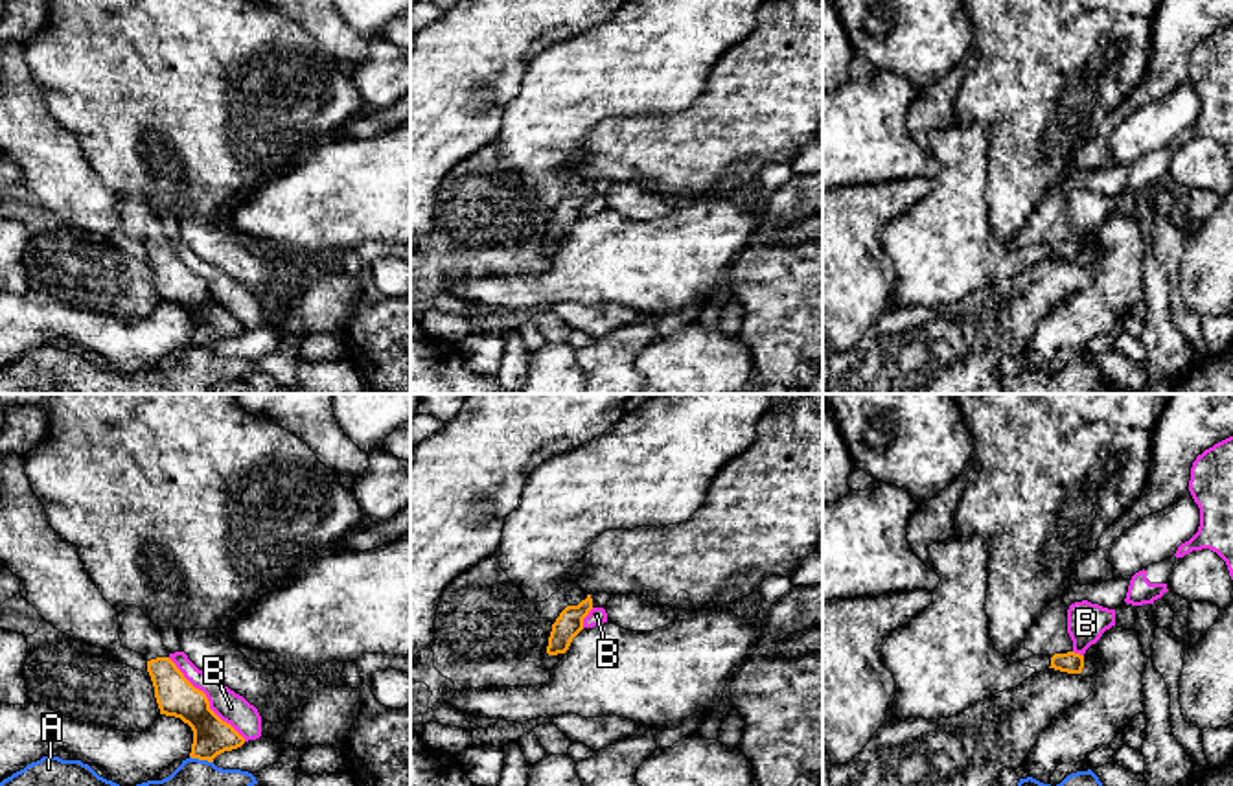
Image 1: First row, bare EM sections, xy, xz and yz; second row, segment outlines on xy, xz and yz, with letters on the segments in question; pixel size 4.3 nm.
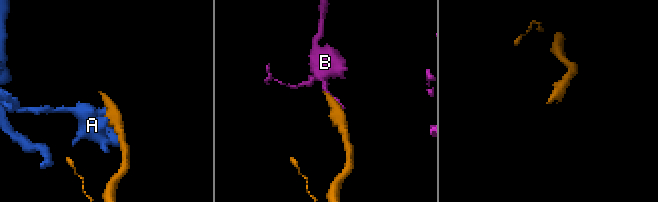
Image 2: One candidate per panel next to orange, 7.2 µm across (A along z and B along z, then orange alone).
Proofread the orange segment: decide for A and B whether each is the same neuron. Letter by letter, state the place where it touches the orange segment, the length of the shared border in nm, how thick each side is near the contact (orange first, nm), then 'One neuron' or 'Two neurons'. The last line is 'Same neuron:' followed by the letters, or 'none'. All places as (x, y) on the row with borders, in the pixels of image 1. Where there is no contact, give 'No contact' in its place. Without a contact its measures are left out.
A: Touches orange at xy (201, 759). Shared border 110 nm. Thickness 160 nm (orange) against 120 nm. Two neurons
B: Touches orange at xy (207, 700). Shared border 500 nm. Thickness 170 nm (orange) against 140 nm. Two neurons
Same neuron: none

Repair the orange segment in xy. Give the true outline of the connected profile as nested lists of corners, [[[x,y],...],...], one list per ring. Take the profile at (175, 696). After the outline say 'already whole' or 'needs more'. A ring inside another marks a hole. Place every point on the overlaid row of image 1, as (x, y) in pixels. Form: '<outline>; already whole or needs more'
[[[136,606],[118,613],[120,641],[147,659],[147,672],[155,687],[160,714],[180,718],[193,731],[191,758],[213,762],[225,751],[237,749],[245,738],[212,709],[206,694],[195,688],[162,642],[160,630]]]; needs more

